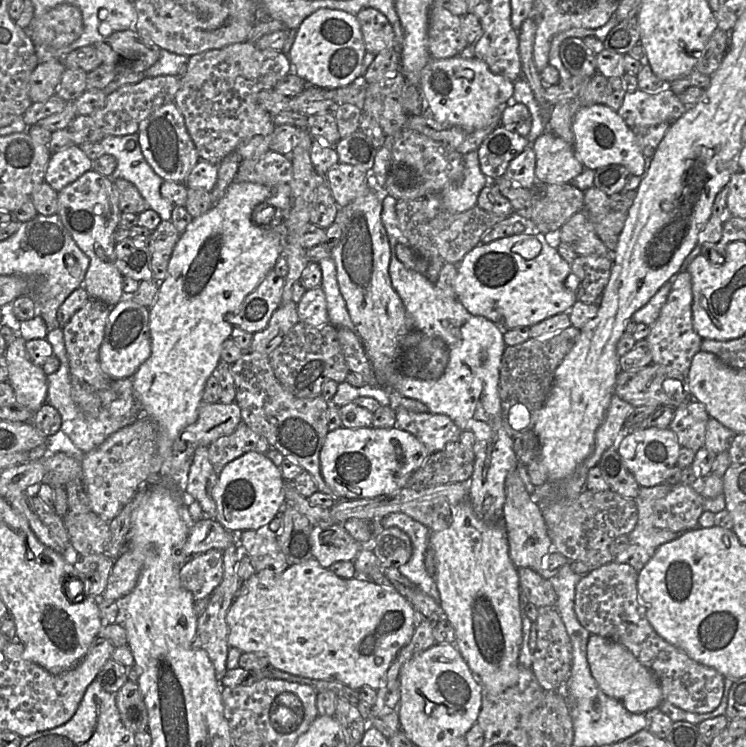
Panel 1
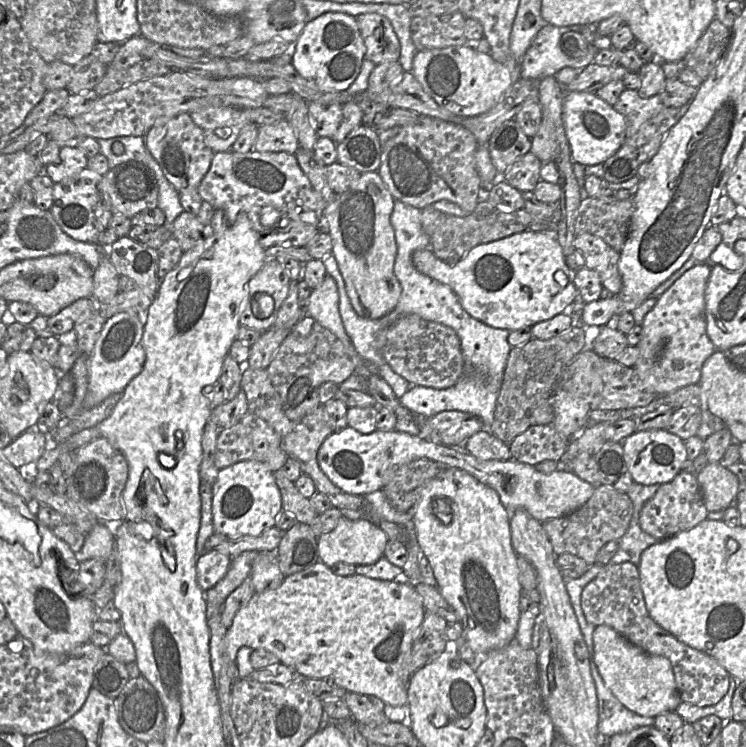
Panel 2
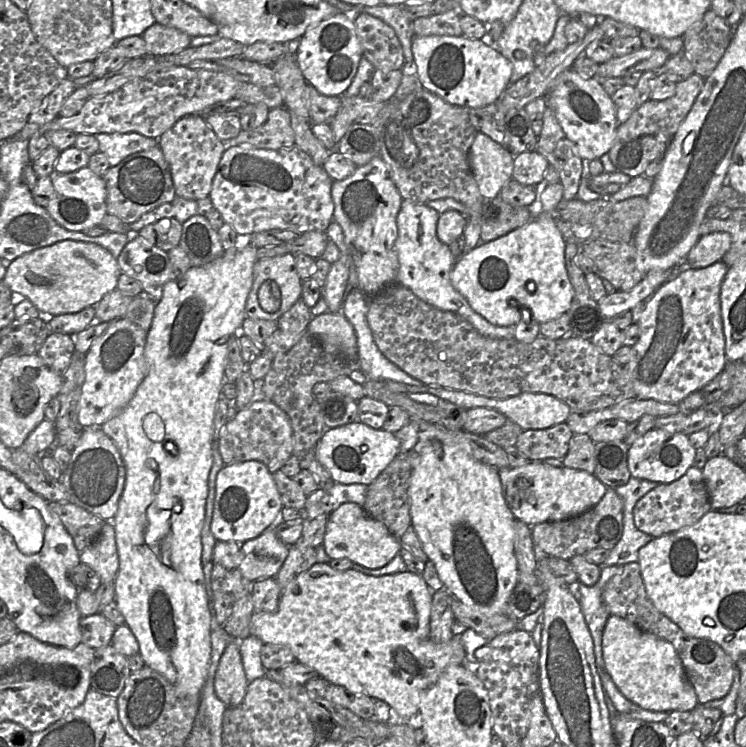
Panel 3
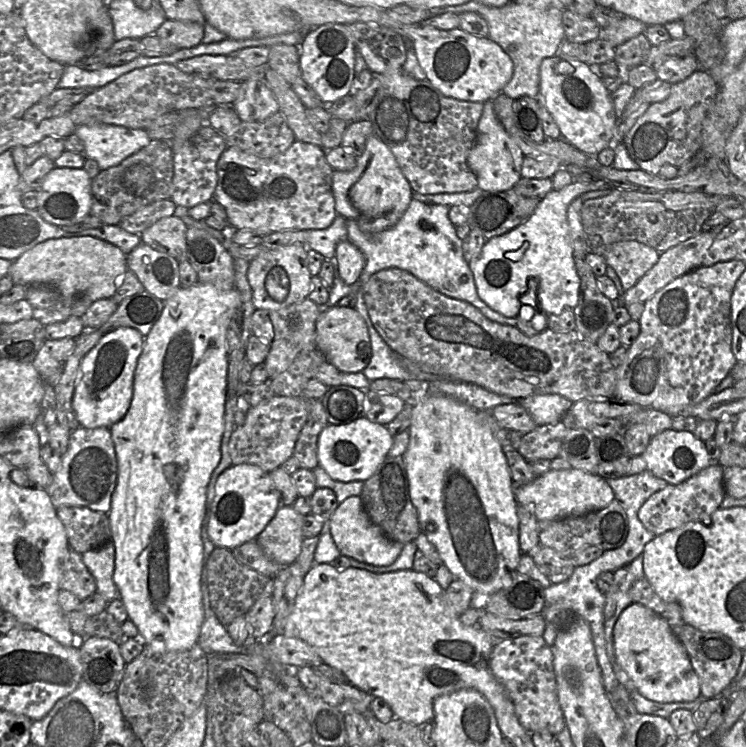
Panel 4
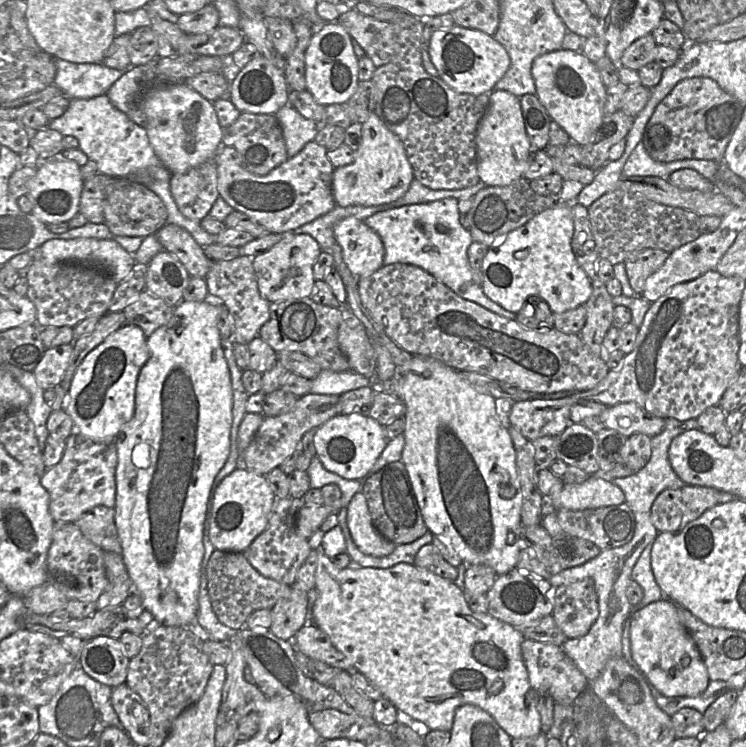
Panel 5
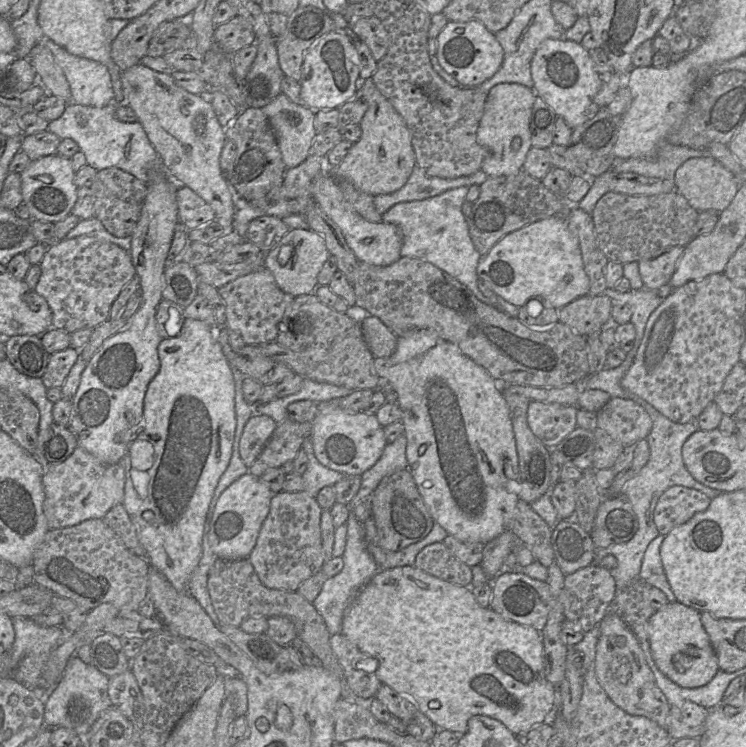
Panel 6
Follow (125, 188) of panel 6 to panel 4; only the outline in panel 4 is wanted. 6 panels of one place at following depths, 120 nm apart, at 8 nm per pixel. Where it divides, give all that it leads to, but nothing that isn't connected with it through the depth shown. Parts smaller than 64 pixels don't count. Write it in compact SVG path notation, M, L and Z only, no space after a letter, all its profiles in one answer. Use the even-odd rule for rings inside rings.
M171 199L158 200L125 217L118 225L131 234L140 235L158 220L175 216L176 208Z

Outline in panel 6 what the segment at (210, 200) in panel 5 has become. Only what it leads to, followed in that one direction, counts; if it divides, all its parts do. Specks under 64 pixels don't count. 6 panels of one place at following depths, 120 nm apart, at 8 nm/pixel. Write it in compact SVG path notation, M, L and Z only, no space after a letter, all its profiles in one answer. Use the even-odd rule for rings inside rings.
M178 185L176 198L179 223L187 230L204 226L215 219L212 207L189 187Z

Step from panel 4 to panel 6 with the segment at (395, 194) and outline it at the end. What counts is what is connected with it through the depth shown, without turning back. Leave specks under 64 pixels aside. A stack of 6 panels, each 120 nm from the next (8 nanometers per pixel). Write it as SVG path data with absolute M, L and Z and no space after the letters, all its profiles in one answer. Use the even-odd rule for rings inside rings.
M372 77L361 81L360 88L368 101L368 109L360 122L362 134L341 164L333 168L333 176L337 182L348 180L372 196L390 194L406 184L416 165L411 134L404 119L377 89Z

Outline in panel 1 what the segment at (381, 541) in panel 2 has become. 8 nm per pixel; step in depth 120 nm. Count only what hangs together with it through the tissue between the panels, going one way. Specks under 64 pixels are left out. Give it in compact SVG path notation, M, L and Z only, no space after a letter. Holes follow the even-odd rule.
M336 523L329 528L312 527L312 554L323 568L338 561L354 561L362 549L361 544L353 538L343 526Z

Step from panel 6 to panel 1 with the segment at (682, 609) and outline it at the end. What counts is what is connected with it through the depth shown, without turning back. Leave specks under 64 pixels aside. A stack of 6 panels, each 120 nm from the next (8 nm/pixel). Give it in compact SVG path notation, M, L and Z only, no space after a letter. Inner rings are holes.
M590 634L586 653L590 672L597 686L605 695L620 702L628 711L644 714L653 708L658 708L663 702L657 678L622 644Z

